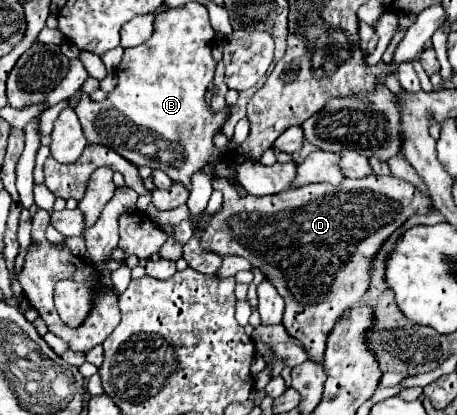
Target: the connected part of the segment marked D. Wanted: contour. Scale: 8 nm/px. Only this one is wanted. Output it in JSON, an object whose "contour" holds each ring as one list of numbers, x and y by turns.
{"contour":[[224,159,220,163,210,163,204,171,212,173,214,187,224,193,224,209,212,217,202,235,202,245,218,255,238,255,248,259,256,269,260,269,270,283,278,289,278,293,286,301,284,311,284,327,296,337,308,357,316,363,324,359,324,347,330,329,338,321,338,317,354,305,360,305,368,287,372,261,378,255,384,241,400,229,412,215,428,215,434,209,432,197,418,191,414,185,396,179,396,177,376,177,368,175,362,179,344,179,340,185,316,183,304,185,298,189,282,191,266,197,238,197,234,179,234,161]]}

